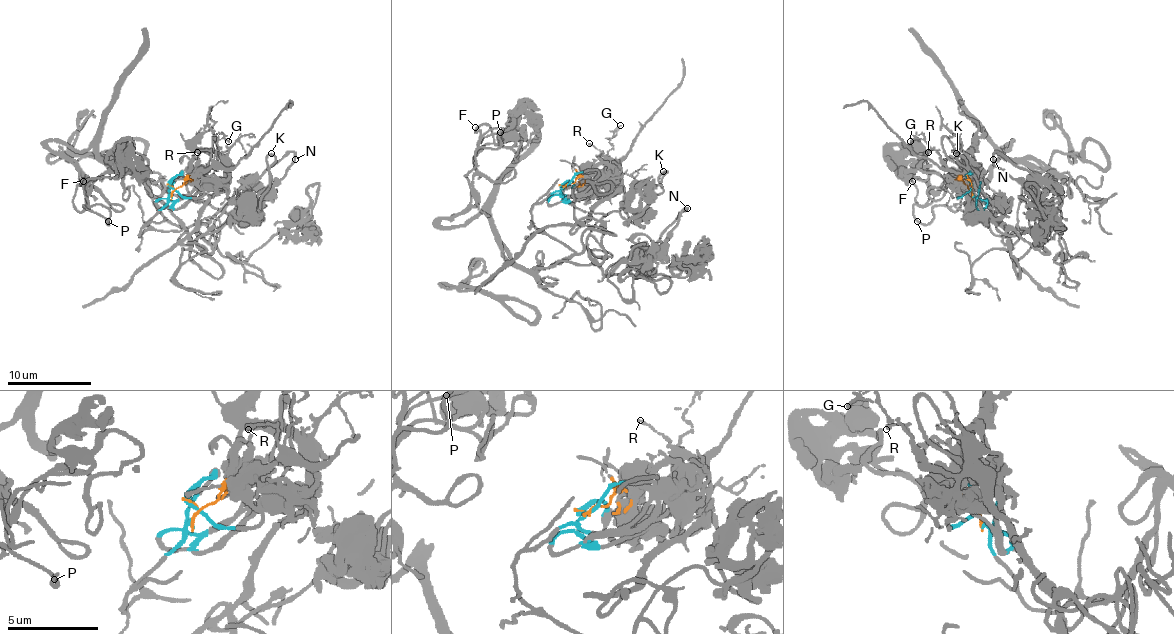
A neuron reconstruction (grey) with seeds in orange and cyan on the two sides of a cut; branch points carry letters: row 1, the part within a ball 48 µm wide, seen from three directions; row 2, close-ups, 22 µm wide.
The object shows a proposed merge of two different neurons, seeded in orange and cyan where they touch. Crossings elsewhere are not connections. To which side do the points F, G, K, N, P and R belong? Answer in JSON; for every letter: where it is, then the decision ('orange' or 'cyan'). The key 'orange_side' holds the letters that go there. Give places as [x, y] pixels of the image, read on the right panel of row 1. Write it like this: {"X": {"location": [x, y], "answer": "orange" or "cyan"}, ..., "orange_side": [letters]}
{"F": {"location": [912, 181], "answer": "cyan"}, "G": {"location": [910, 141], "answer": "orange"}, "K": {"location": [956, 153], "answer": "cyan"}, "N": {"location": [993, 159], "answer": "cyan"}, "P": {"location": [917, 221], "answer": "cyan"}, "R": {"location": [928, 152], "answer": "orange"}, "orange_side": ["G", "R"]}

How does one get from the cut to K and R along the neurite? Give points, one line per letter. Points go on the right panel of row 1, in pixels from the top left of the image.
K: (972, 190), (995, 234), (1039, 230), (1037, 243), (1031, 232), (997, 228), (1003, 211), (957, 152)
R: (972, 190), (961, 180), (961, 161), (970, 152), (963, 171), (951, 171), (936, 150), (928, 152)

